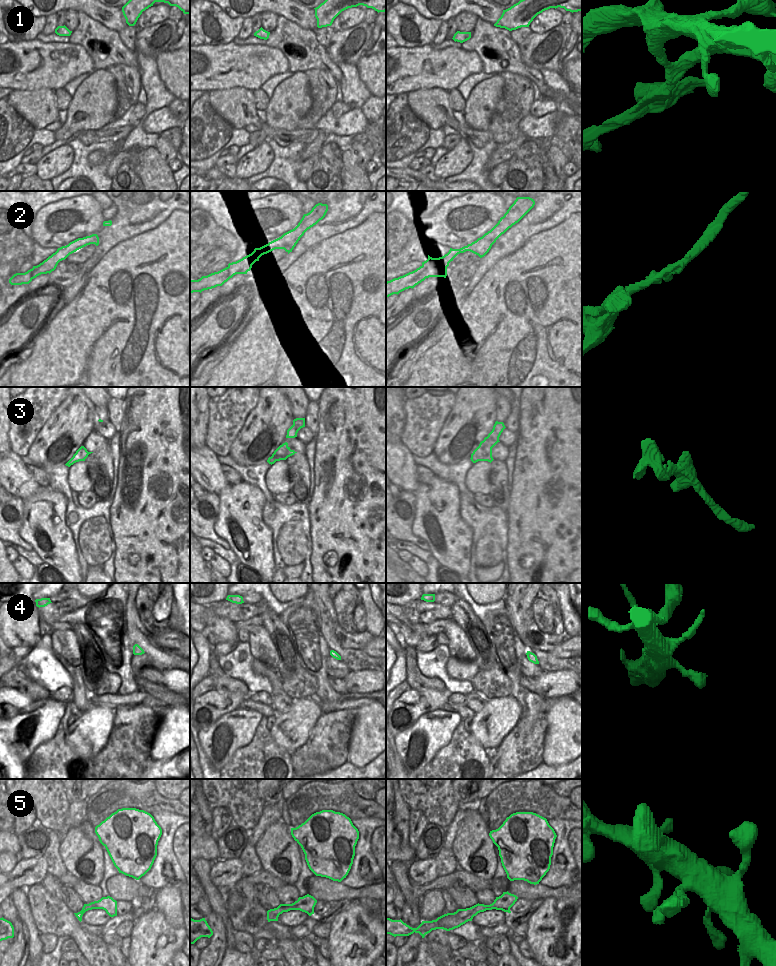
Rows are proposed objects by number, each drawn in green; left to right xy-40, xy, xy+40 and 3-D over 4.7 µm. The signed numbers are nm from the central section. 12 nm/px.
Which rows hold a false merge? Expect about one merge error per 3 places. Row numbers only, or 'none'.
1, 3

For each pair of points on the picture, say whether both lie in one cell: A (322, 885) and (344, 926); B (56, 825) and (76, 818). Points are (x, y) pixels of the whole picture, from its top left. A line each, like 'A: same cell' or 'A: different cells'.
A: different cells
B: different cells

